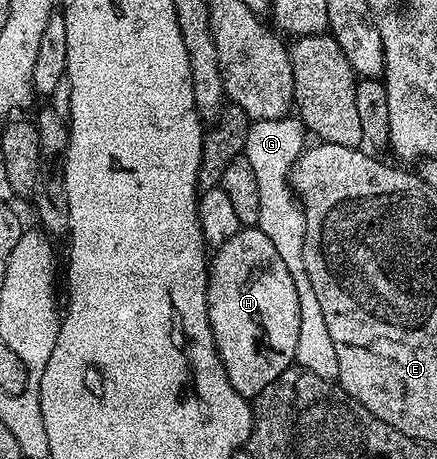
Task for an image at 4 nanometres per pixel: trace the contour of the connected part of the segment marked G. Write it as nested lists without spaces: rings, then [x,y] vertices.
[[[287,114],[271,120],[253,121],[248,130],[248,142],[244,154],[248,162],[252,162],[252,170],[256,174],[256,183],[260,189],[260,218],[256,227],[264,234],[268,234],[272,246],[276,246],[276,254],[280,254],[284,266],[288,266],[288,274],[292,274],[292,282],[296,286],[296,294],[300,302],[300,338],[296,338],[294,355],[297,367],[308,370],[312,374],[320,374],[320,378],[325,380],[337,381],[340,366],[336,362],[336,346],[332,346],[328,325],[324,323],[320,302],[316,302],[316,294],[312,291],[308,270],[304,270],[306,219],[302,213],[302,205],[295,196],[293,188],[290,187],[290,171],[302,157],[307,144],[308,133],[305,124],[301,119]]]

